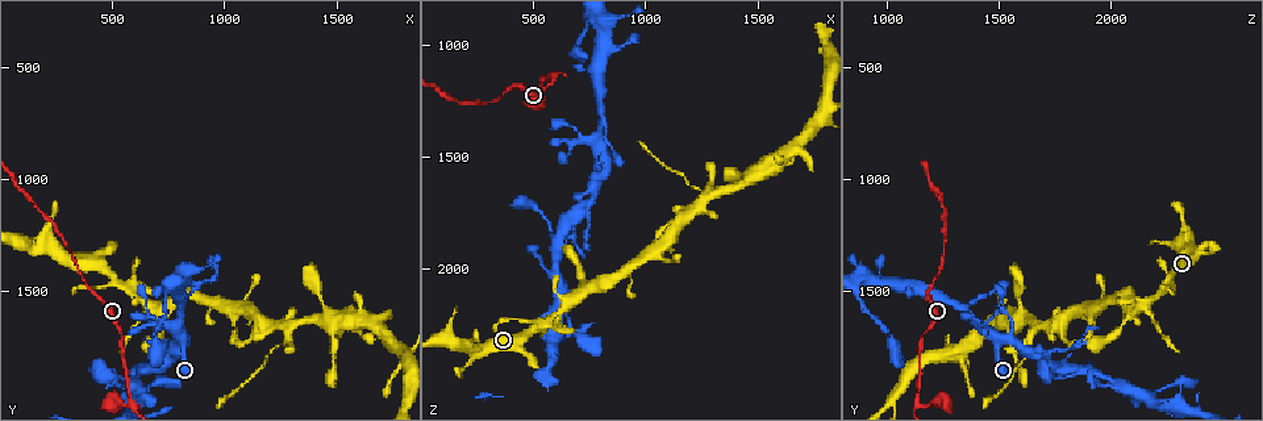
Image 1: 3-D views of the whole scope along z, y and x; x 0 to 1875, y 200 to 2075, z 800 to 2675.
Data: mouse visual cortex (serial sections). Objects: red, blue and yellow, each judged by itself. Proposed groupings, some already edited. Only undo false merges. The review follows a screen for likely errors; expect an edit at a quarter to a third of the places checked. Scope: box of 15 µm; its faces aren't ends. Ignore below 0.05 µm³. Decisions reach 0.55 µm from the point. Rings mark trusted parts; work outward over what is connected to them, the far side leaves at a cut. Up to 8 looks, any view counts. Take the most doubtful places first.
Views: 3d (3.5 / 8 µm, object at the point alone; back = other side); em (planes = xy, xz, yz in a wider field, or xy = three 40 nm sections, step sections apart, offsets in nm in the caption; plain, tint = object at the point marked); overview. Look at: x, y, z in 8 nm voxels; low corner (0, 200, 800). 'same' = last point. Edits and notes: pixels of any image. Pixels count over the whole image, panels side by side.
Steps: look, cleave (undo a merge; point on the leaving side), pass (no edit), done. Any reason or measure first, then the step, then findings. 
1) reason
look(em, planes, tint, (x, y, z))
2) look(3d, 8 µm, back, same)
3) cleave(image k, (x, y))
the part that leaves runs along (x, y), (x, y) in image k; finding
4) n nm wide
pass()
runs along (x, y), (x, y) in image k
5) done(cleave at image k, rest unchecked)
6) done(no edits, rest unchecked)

narrows sharply
look(3d, 3.5 µm, (600, 2010, 1150))

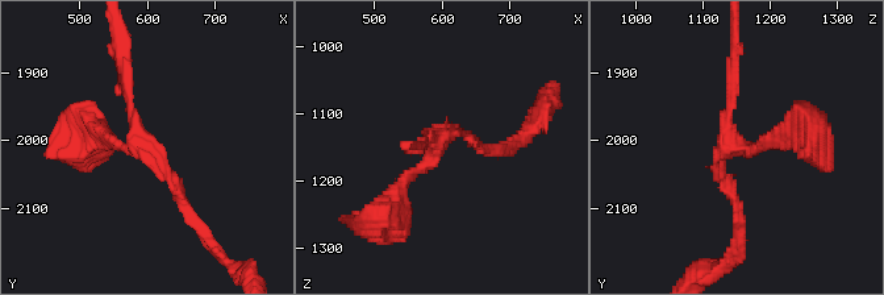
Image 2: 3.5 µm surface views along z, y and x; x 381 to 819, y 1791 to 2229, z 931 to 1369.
shape alone is not enough
look(em, xy, step 2, tint, (590, 1995, 1145))

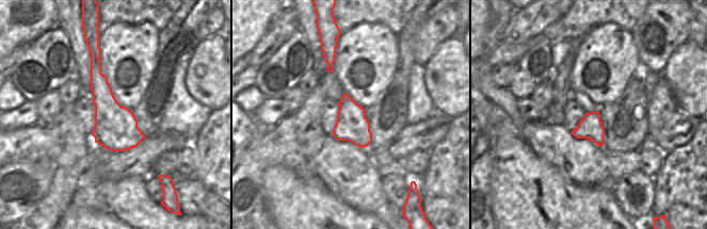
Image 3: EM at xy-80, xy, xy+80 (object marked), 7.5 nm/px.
240 nm wide
pass()
runs along (734, 53), (728, 134), (751, 150), (795, 134) in image 2; all the same cell

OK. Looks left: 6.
a fork
look(3d, 3.5 µm, (550, 1490, 2240))

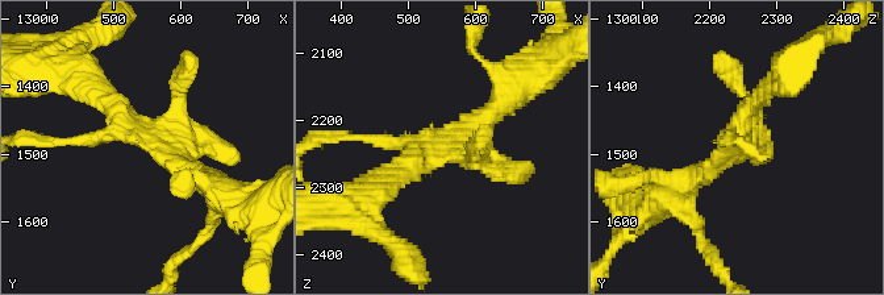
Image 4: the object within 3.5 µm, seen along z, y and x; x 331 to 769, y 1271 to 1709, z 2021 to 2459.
look(em, xy, step 1, tint, (560, 1480, 2240))

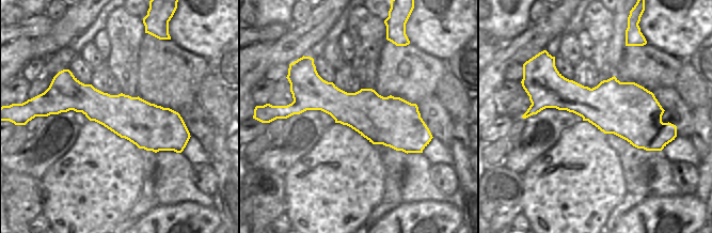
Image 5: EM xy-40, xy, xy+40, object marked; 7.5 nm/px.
look(em, xy, step 5, tint, same)

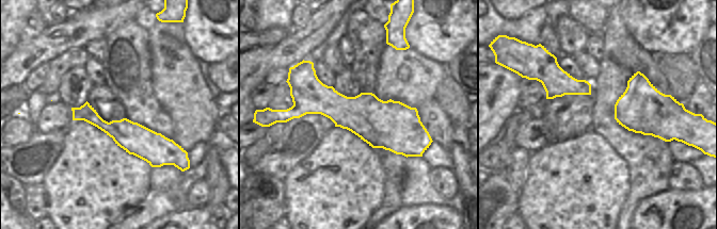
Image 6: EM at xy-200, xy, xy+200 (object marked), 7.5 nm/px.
380 nm wide
pass()
runs along (90, 84), (126, 125), (215, 186) in image 4; all the same cell

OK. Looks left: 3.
thick turns thin
look(3d, 8 µm, back, (1250, 1740, 1640))

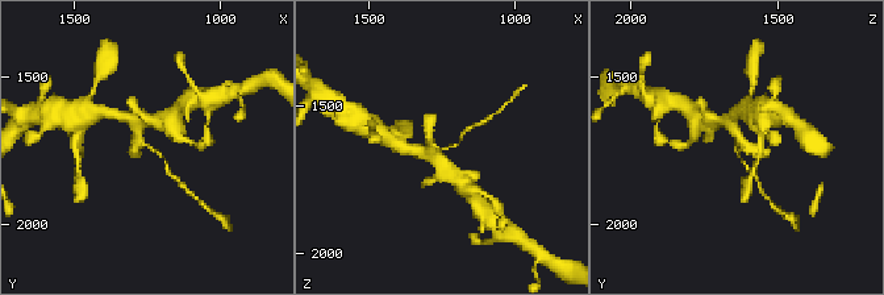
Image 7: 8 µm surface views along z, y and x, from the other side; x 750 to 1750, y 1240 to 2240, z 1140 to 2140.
zoom in
look(3d, 3.5 µm, (1260, 1740, 1650))

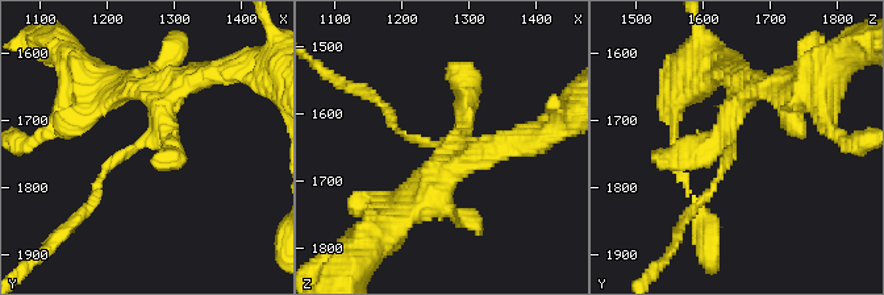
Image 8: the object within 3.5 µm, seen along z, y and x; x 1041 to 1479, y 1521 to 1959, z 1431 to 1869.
cleave(image 8, (96, 194))
the part that leaves runs along (116, 158), (96, 187), (96, 203), (44, 252) in image 8; two cells meet here

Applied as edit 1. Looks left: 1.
done(cleave at image 8, rest unchecked)

